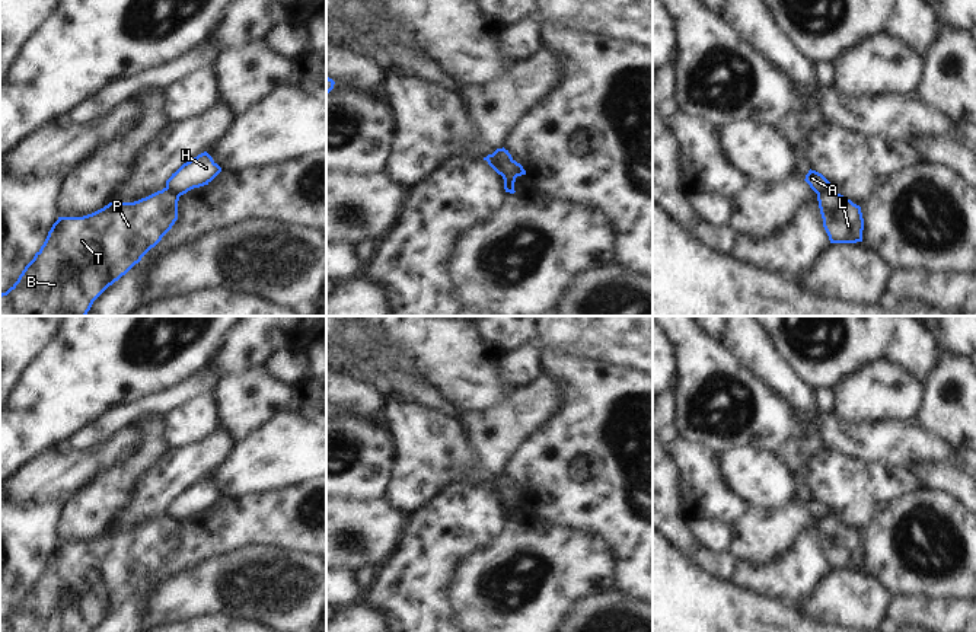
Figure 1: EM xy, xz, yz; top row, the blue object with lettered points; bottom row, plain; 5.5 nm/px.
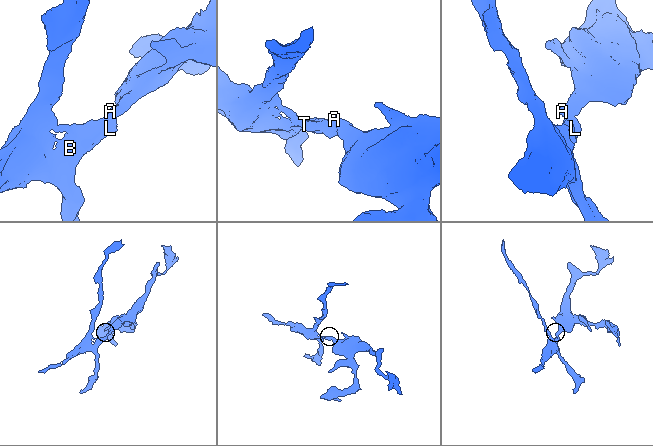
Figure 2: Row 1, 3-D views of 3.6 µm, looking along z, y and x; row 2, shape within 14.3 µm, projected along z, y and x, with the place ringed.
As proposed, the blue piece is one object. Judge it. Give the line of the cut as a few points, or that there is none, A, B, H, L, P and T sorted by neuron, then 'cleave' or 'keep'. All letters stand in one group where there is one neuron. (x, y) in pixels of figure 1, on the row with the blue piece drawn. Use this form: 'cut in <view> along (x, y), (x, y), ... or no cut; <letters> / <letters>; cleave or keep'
cut in xz along (491, 155), (501, 174); A H / B L P T; cleave

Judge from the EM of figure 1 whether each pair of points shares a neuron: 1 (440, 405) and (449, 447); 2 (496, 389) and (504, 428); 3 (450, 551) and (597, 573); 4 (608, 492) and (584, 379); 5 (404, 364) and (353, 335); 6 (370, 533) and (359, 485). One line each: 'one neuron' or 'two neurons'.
1: two neurons
2: two neurons
3: two neurons
4: one neuron
5: one neuron
6: two neurons

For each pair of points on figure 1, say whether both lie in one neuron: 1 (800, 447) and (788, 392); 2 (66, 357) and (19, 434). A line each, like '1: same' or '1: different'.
1: same
2: same

